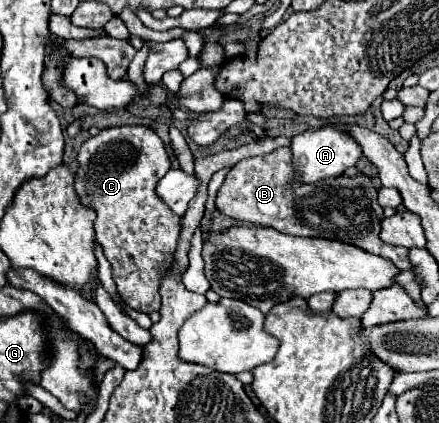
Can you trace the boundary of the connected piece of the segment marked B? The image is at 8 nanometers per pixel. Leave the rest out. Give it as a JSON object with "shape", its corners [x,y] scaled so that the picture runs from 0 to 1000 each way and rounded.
{"shape":[[[633,348],[610,366],[551,376],[524,400],[506,442],[497,447],[487,475],[492,499],[542,522],[620,537],[638,551],[784,570],[838,598],[888,612],[907,636],[934,631],[925,584],[893,584],[866,565],[866,527],[875,518],[875,494],[861,485],[861,437],[843,414],[774,414],[761,423],[733,423],[733,433],[670,433],[670,442],[651,442],[665,418],[670,395],[661,385],[656,348]]]}

